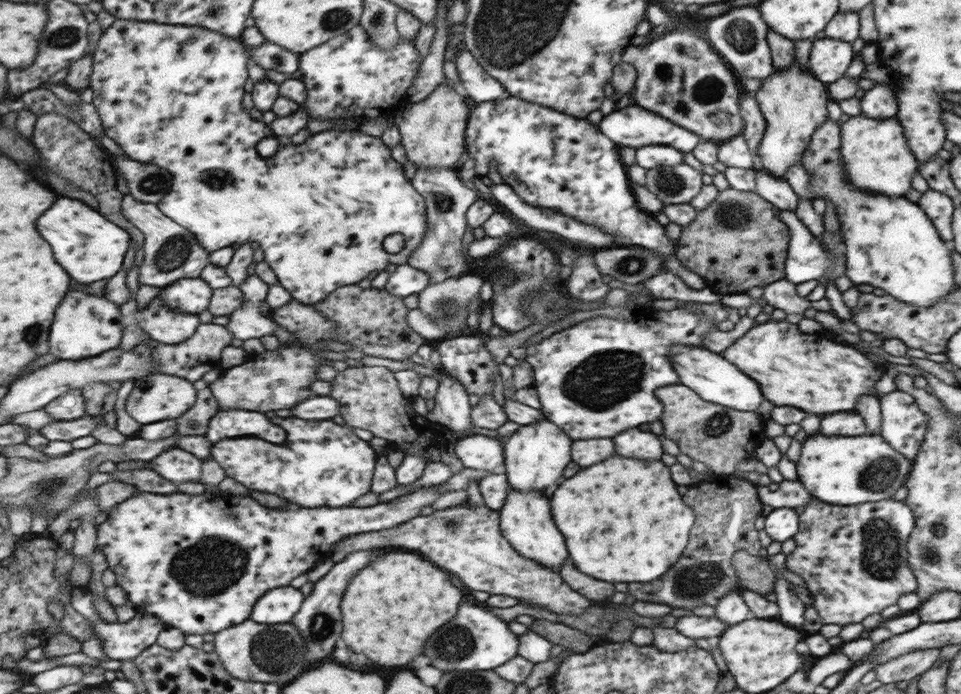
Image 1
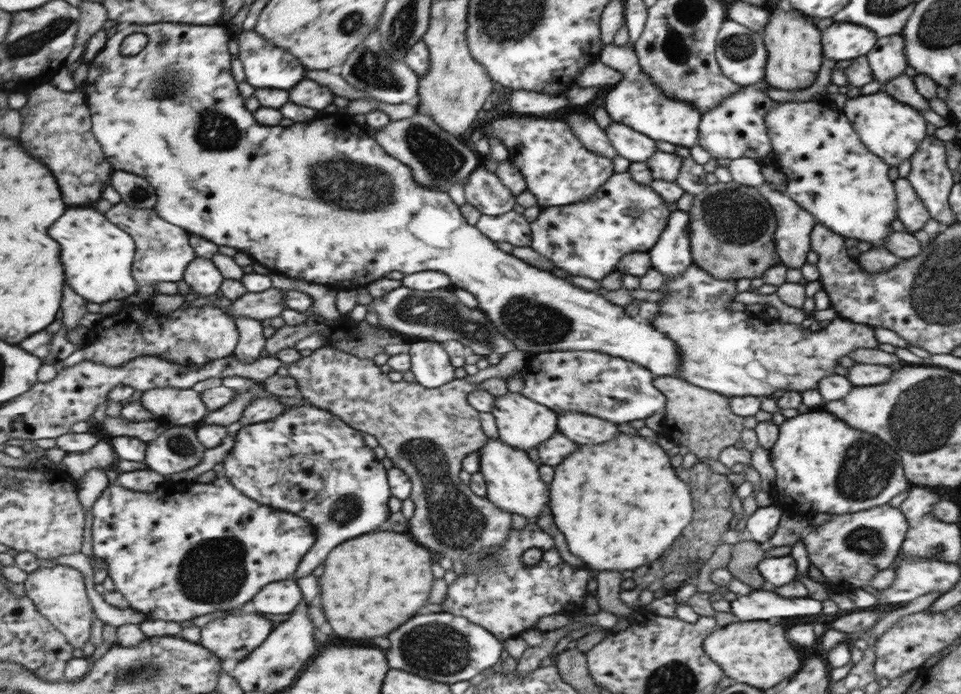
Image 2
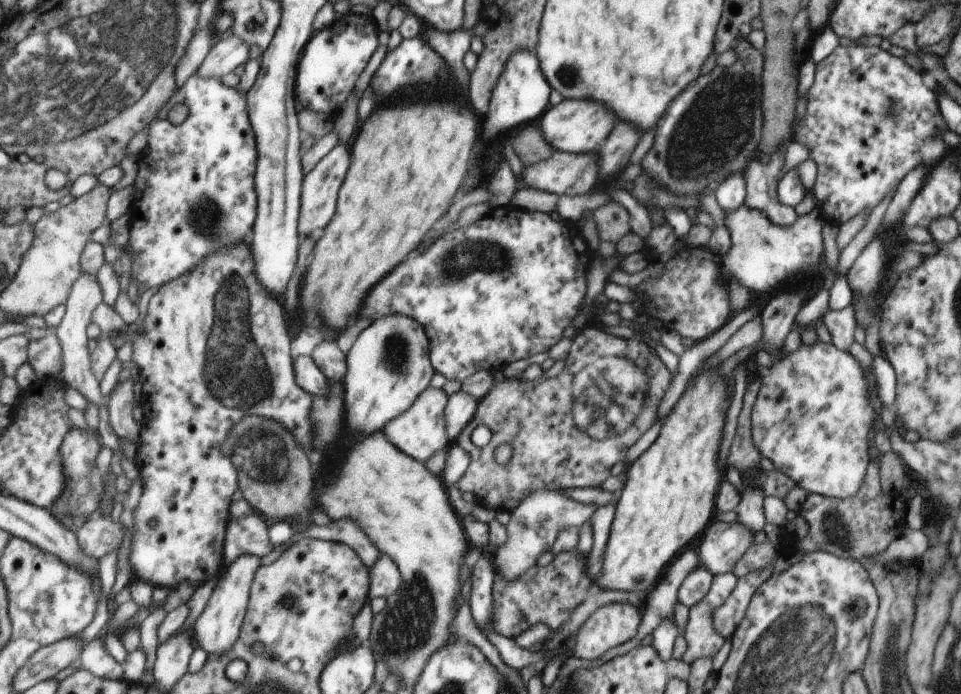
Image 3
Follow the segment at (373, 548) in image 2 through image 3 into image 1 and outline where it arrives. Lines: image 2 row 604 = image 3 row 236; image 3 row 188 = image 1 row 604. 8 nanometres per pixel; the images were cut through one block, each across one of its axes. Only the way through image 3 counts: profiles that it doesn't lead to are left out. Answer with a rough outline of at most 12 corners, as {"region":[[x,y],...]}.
{"region":[[407,552],[353,576],[343,638],[407,666],[463,600]]}

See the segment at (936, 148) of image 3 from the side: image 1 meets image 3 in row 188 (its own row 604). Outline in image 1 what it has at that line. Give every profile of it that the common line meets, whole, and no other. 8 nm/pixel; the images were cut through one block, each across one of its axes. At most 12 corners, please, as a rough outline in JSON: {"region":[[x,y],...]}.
{"region":[[813,496],[785,568],[822,624],[915,594],[904,501]]}

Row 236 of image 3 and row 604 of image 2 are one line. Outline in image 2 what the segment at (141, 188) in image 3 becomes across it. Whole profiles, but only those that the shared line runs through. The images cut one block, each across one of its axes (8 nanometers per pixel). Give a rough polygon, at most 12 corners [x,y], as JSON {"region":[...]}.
{"region":[[225,474],[110,485],[95,557],[130,607],[185,622],[293,578],[306,518]]}

